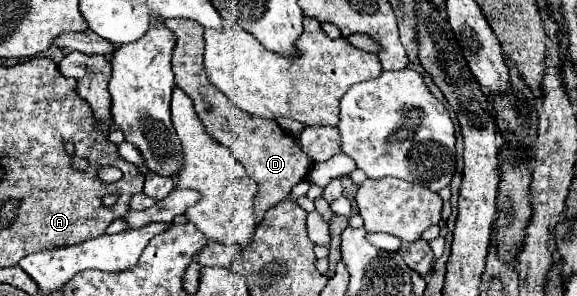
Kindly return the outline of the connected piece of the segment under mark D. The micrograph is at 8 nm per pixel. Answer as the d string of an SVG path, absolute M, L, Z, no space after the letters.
M165 20L165 26L175 32L177 44L173 50L173 74L175 74L175 86L181 88L195 104L195 112L199 120L205 124L207 132L217 138L217 142L225 144L229 150L233 150L235 158L245 166L249 178L253 178L259 184L259 194L255 198L255 212L259 218L275 206L277 202L285 200L291 192L291 188L301 182L309 168L313 166L313 160L297 146L291 134L281 130L281 126L275 120L263 120L257 116L247 116L245 112L237 112L233 104L229 104L229 98L217 90L203 70L203 26L193 20Z

